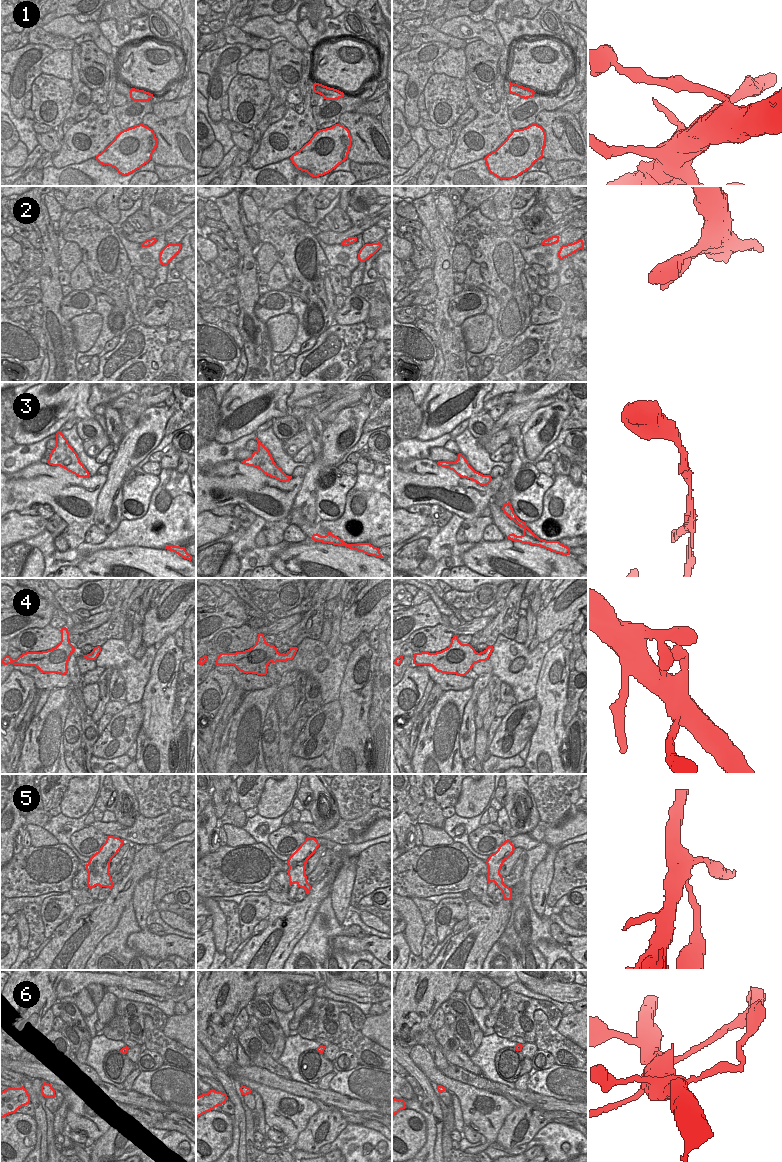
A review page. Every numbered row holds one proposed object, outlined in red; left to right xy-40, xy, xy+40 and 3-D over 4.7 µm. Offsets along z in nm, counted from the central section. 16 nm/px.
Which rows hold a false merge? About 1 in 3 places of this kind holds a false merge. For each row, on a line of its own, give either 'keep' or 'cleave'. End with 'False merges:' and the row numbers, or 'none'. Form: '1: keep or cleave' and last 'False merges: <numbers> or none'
1: cleave
2: keep
3: cleave
4: keep
5: keep
6: cleave
False merges: 1, 3, 6

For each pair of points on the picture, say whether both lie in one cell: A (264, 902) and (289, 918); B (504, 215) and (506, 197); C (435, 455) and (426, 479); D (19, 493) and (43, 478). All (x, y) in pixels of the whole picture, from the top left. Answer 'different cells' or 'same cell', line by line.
A: different cells
B: same cell
C: different cells
D: same cell

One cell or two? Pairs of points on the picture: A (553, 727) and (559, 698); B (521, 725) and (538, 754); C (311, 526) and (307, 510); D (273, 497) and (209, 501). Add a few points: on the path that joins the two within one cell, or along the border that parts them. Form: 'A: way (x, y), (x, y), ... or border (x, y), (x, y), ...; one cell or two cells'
A: way (553, 720), (553, 705); one cell
B: border (539, 718), (529, 740); two cells
C: border (292, 508), (297, 508), (308, 519), (317, 521); two cells
D: way (255, 490), (253, 488), (217, 488); one cell

